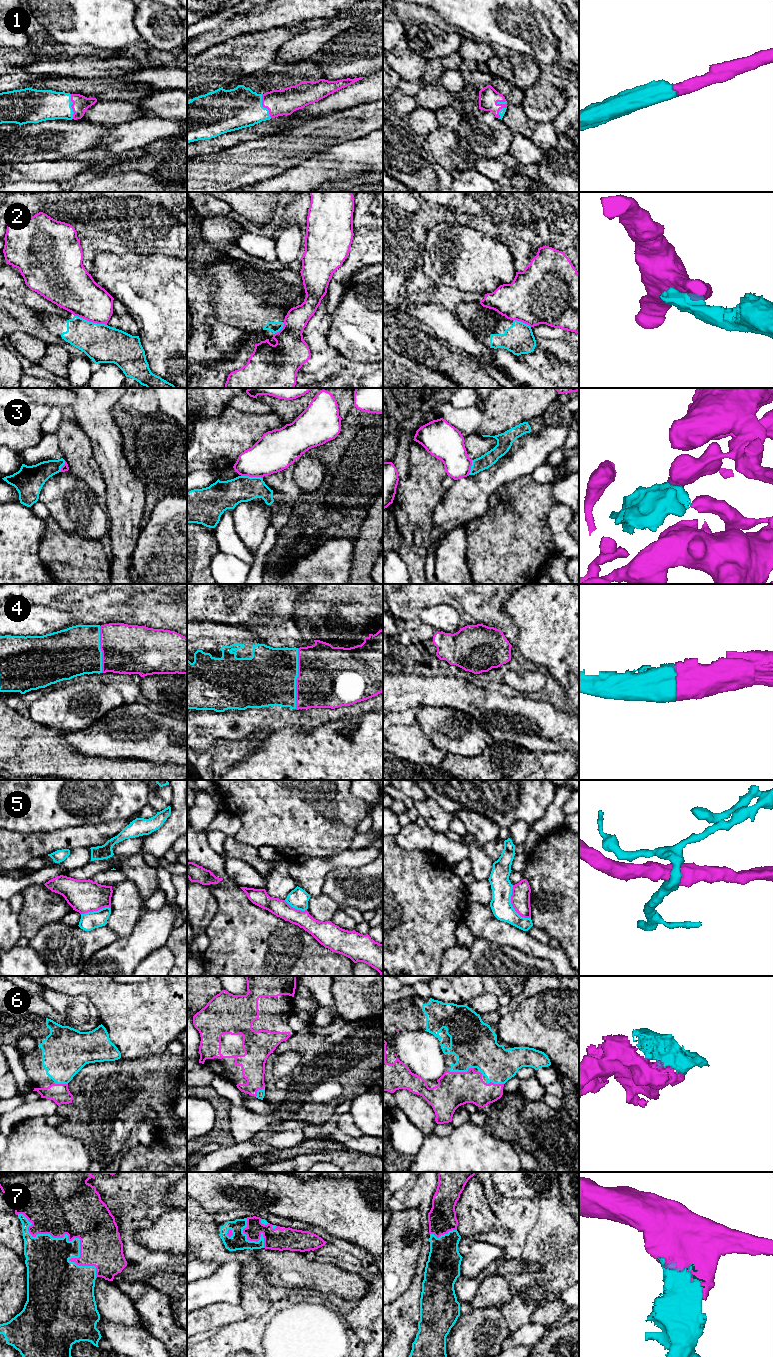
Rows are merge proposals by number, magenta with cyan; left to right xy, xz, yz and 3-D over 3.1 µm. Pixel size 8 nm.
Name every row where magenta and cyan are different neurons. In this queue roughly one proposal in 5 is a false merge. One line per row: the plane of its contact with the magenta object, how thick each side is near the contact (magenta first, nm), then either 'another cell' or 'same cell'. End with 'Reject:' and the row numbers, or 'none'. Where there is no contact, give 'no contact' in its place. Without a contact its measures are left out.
1: contact in xz; calibres 200 and 320 nm; same cell
2: contact in xy; calibres 320 and 300 nm; another cell
3: contact in xz; calibres 320 and 220 nm; another cell
4: contact in xz; calibres 500 and 440 nm; same cell
5: contact in yz; calibres 160 and 170 nm; another cell
6: contact in yz; calibres 280 and 360 nm; same cell
7: contact in xy; calibres 440 and 340 nm; same cell
Reject: 2, 3, 5

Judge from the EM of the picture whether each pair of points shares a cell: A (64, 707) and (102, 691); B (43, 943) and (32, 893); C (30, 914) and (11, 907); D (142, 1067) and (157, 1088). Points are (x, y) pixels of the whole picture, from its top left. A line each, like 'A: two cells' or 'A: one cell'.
A: one cell
B: two cells
C: two cells
D: one cell

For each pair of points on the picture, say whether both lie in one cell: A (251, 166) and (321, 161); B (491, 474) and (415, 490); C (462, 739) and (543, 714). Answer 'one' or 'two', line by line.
A: two
B: two
C: two

